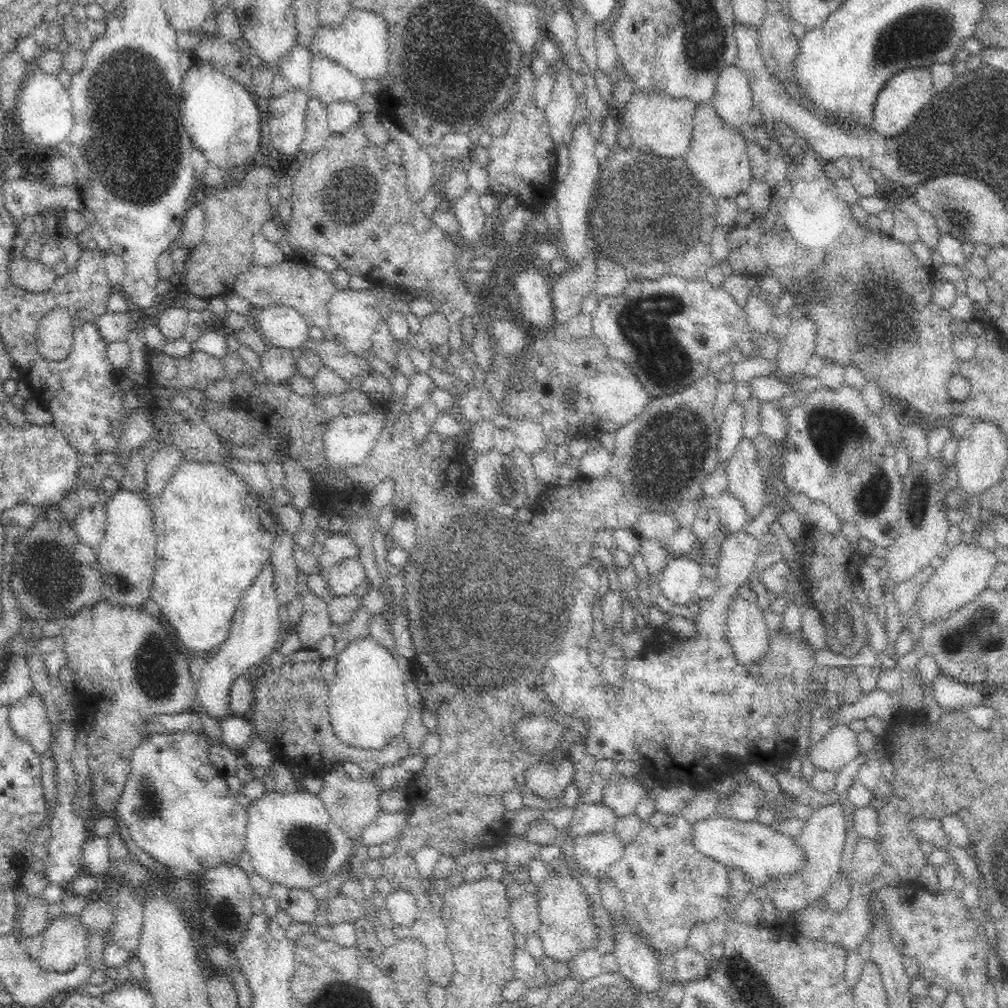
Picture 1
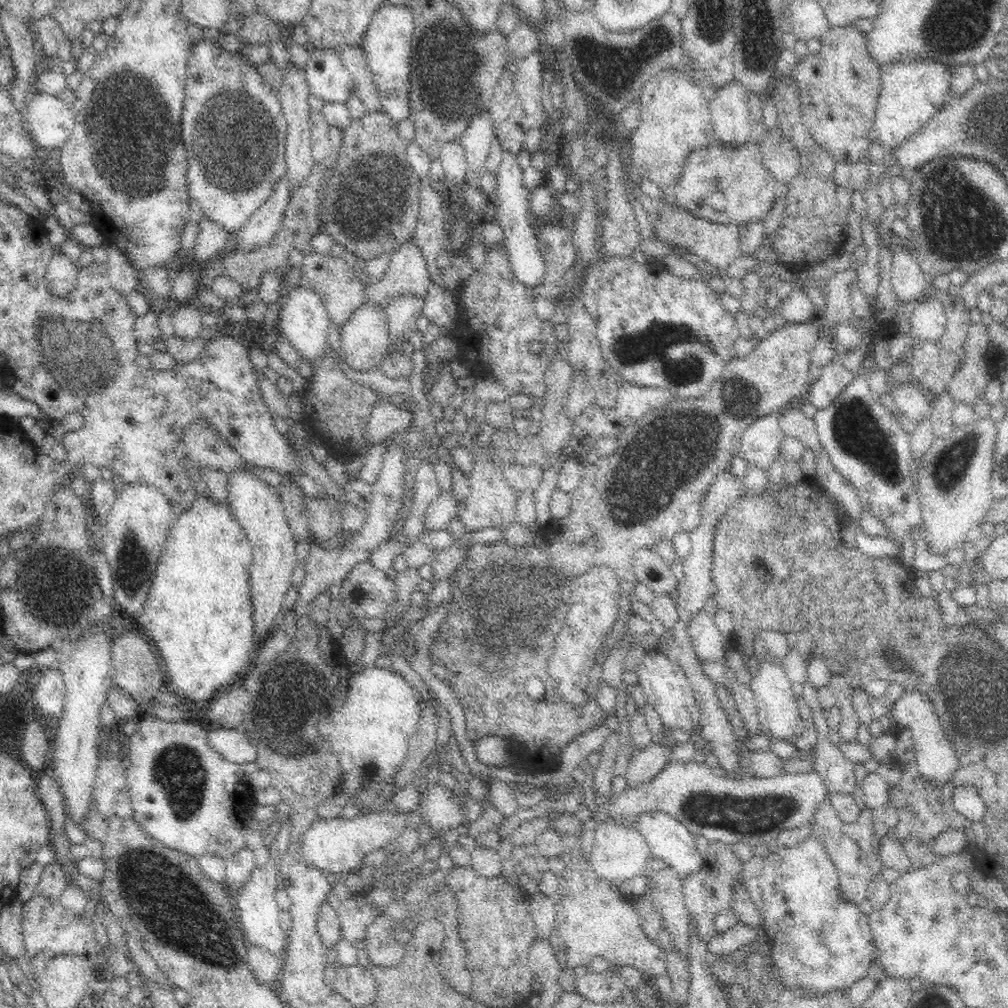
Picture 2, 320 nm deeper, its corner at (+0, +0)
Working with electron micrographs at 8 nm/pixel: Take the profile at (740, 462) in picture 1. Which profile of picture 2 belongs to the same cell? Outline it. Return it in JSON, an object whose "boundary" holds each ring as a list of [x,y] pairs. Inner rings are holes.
{"boundary":[[[780,412],[758,418],[741,436],[741,454],[749,464],[769,468],[784,437],[780,430]]]}

